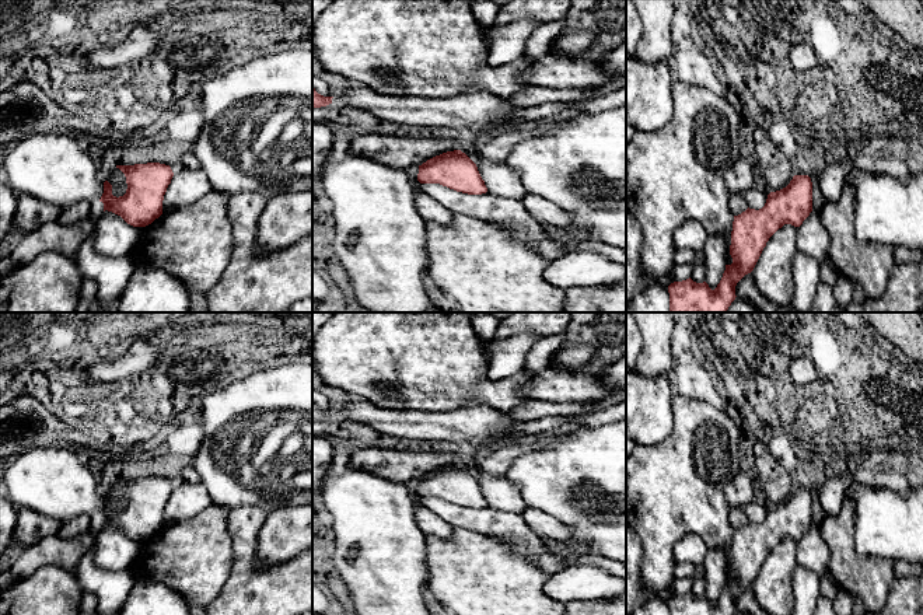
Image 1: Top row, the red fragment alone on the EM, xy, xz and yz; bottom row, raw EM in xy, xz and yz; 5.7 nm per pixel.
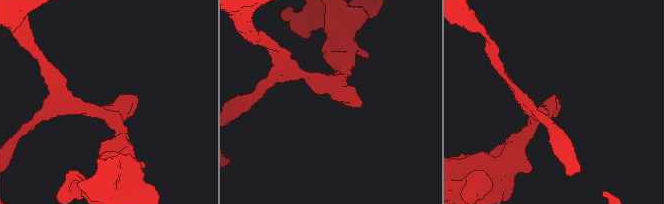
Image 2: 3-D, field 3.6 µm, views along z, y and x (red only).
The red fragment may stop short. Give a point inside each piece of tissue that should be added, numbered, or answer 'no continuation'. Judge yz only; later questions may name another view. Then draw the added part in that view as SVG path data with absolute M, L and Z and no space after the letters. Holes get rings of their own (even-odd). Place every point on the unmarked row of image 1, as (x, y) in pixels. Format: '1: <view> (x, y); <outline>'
no continuation

